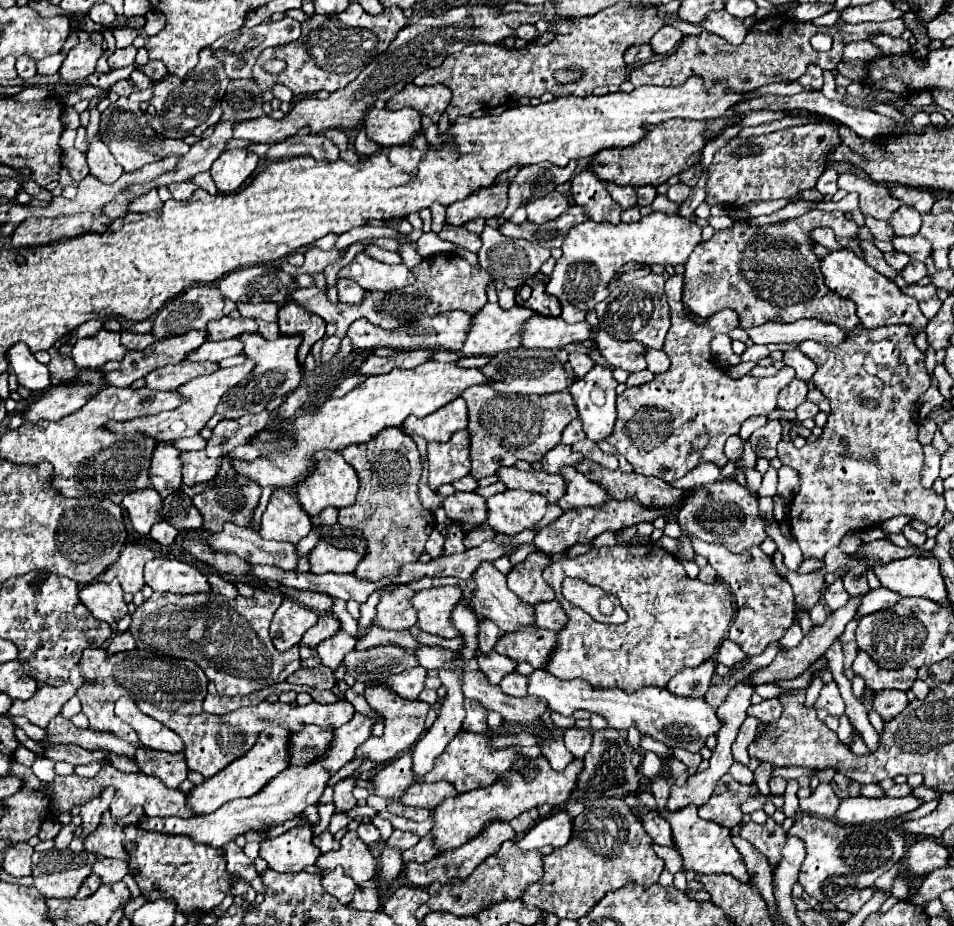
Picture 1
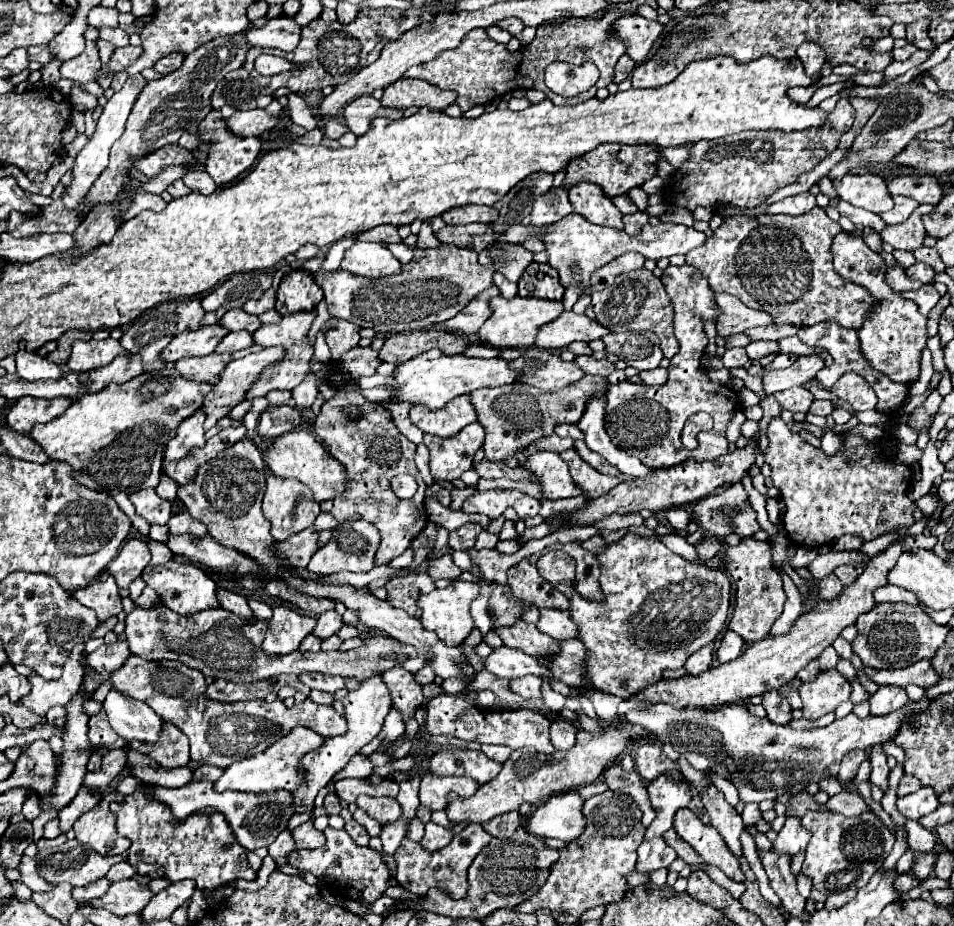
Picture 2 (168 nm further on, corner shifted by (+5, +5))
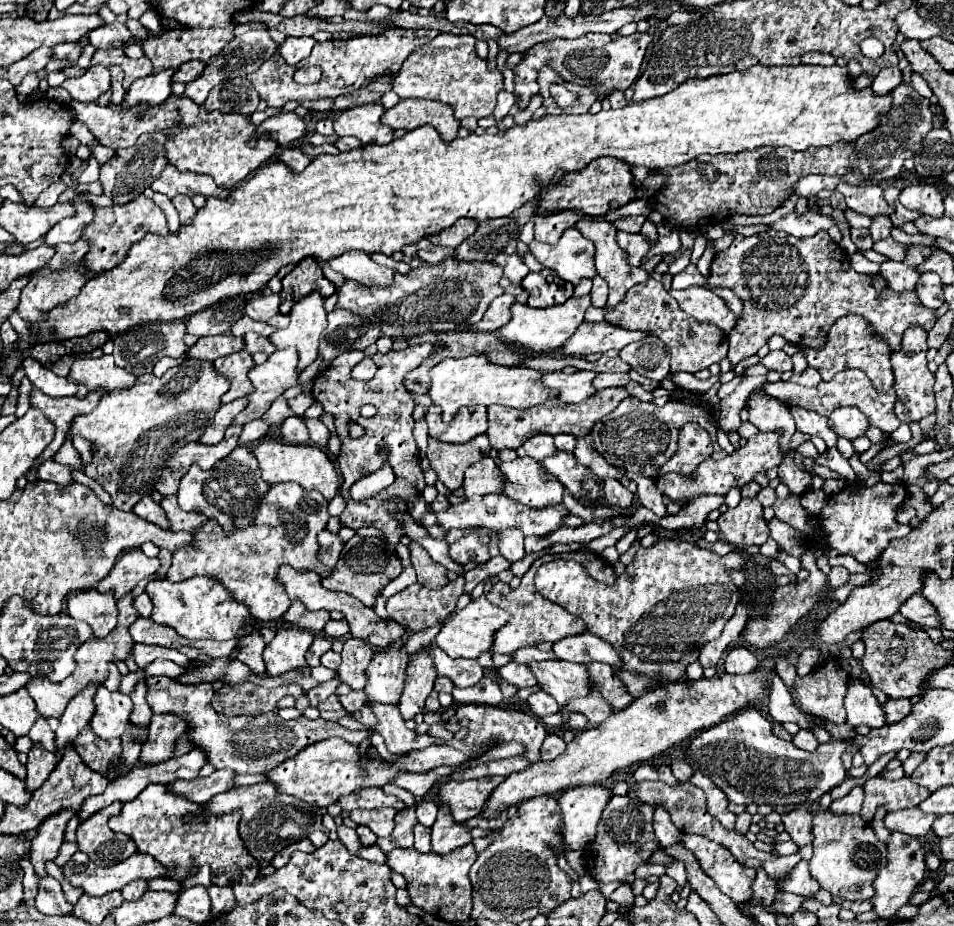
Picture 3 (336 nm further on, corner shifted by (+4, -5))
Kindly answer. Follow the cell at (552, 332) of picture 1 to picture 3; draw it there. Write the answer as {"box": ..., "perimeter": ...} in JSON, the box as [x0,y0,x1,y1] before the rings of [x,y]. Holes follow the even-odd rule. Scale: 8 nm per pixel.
{"box":[559,322,643,356],"perimeter":[[[581,322],[575,334],[559,348],[563,356],[587,356],[593,352],[607,352],[607,350],[621,350],[623,346],[641,340],[643,332],[631,332],[617,326],[611,326],[607,322],[589,324]]]}

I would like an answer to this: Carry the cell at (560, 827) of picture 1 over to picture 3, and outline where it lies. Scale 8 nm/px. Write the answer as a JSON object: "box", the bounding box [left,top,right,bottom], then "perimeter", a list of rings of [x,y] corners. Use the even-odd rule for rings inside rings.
{"box":[559,786,611,850],"perimeter":[[[579,786],[579,788],[569,788],[559,796],[559,808],[561,808],[561,822],[563,828],[559,832],[561,842],[567,850],[583,850],[587,844],[595,840],[597,834],[597,824],[599,816],[607,804],[607,798],[611,798],[611,790],[603,786]]]}

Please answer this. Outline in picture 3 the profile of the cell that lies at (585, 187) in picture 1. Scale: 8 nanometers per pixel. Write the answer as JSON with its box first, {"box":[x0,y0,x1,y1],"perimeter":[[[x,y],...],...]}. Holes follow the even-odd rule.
{"box":[575,216,649,306],"perimeter":[[[583,216],[575,228],[589,240],[595,240],[595,266],[597,274],[609,284],[609,306],[615,306],[627,288],[649,278],[643,268],[635,268],[627,262],[627,254],[617,244],[617,230],[613,222]]]}

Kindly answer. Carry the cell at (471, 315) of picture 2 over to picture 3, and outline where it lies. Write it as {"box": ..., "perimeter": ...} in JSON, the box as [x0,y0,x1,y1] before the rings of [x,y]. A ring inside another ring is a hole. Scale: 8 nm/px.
{"box":[477,294,513,332],"perimeter":[[[501,294],[497,296],[485,316],[477,322],[477,330],[479,332],[497,332],[503,324],[507,324],[507,320],[511,320],[511,312],[509,312],[509,306],[513,304],[513,296],[511,294]]]}

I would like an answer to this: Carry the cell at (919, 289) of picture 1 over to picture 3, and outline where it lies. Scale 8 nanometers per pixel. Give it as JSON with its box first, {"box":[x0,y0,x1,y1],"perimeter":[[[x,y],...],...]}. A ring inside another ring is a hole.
{"box":[881,260,919,294],"perimeter":[[[893,260],[881,264],[881,274],[885,276],[889,288],[893,292],[897,292],[897,294],[901,294],[901,292],[913,292],[915,284],[919,280],[919,272],[917,270],[909,268],[903,262],[893,262]]]}

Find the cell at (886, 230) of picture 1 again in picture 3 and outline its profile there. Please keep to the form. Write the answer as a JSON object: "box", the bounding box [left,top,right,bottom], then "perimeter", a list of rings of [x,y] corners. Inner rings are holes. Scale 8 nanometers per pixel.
{"box":[773,212,837,236],"perimeter":[[[791,212],[789,216],[785,216],[783,220],[775,222],[773,228],[775,230],[783,230],[791,236],[815,236],[819,230],[829,230],[831,226],[837,226],[837,220],[833,216],[823,216],[817,212],[805,212],[803,216],[797,216],[795,212]]]}

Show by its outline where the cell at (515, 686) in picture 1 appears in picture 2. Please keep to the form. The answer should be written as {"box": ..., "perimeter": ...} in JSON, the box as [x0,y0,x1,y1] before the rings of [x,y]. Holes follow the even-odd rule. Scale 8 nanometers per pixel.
{"box":[510,676,542,698],"perimeter":[[[522,676],[510,682],[510,688],[524,698],[542,698],[542,678],[540,676]]]}

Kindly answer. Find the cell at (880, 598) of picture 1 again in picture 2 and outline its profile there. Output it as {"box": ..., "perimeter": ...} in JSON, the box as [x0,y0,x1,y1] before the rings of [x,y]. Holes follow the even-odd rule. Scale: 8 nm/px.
{"box":[874,584,920,606],"perimeter":[[[892,584],[878,588],[874,592],[874,598],[876,598],[876,602],[904,602],[904,604],[912,604],[912,606],[920,604],[914,592],[908,592],[900,586],[892,586]]]}

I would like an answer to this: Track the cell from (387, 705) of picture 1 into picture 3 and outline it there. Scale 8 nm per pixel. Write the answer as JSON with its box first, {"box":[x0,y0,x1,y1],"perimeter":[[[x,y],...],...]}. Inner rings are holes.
{"box":[399,656,437,720],"perimeter":[[[419,656],[419,660],[415,660],[411,668],[407,668],[405,688],[399,700],[399,710],[403,720],[411,720],[423,712],[425,700],[433,690],[435,678],[437,678],[435,668],[431,668],[431,660],[427,660],[427,656]]]}

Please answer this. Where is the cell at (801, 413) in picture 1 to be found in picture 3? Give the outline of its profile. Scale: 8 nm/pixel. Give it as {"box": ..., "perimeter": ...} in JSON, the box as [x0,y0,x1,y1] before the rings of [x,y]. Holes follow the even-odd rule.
{"box":[829,408,869,440],"perimeter":[[[837,408],[829,416],[829,424],[835,430],[835,434],[845,436],[847,440],[853,440],[857,436],[863,436],[869,422],[867,416],[863,416],[857,408]]]}

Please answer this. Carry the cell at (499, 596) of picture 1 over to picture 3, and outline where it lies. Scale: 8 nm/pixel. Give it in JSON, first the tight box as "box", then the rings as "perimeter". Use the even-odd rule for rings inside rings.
{"box":[529,660,589,706],"perimeter":[[[543,660],[529,662],[531,672],[537,678],[537,684],[555,700],[565,706],[571,698],[589,694],[589,680],[585,664],[567,662],[567,660]]]}

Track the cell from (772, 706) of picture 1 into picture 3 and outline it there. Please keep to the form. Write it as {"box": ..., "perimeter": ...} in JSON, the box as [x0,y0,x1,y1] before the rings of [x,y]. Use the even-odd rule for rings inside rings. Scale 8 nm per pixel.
{"box":[793,730,817,750],"perimeter":[[[799,730],[797,734],[793,734],[793,744],[797,744],[801,750],[815,750],[817,748],[817,740],[809,730]]]}

